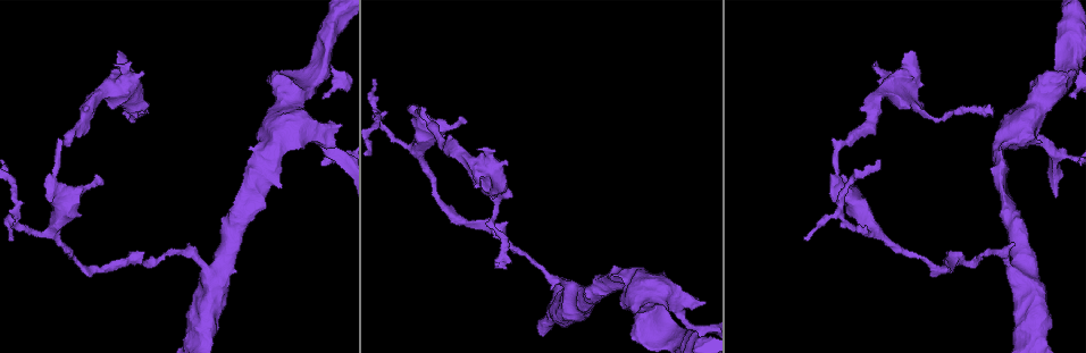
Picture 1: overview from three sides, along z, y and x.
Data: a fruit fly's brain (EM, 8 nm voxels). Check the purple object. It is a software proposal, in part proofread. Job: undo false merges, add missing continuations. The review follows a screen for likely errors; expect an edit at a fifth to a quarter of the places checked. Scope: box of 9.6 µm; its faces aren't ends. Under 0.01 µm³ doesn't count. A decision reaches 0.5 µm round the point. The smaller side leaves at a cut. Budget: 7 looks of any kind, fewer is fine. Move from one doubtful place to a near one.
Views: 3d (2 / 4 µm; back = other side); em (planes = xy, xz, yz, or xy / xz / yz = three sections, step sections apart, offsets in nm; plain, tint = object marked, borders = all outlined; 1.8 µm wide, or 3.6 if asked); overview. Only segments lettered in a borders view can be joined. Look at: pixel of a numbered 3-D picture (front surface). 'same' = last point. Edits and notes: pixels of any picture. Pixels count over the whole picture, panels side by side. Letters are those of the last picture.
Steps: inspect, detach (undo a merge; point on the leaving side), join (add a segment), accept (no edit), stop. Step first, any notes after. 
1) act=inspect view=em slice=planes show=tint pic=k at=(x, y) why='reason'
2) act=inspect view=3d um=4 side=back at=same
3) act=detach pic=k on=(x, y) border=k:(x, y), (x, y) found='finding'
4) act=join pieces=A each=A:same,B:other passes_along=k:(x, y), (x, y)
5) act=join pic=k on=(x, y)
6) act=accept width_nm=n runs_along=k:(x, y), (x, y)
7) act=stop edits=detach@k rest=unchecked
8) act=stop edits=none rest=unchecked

act=inspect view=3d um=2 pic=1 at=(331, 145) why='stops while still wide'

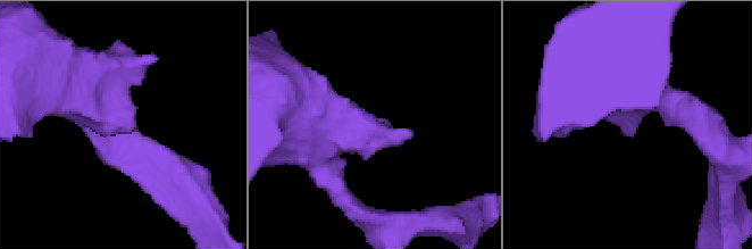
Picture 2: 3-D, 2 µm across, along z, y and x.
act=inspect view=em slice=xy step=4 show=tint pic=2 at=(128, 131) why='shape alone is not enough'

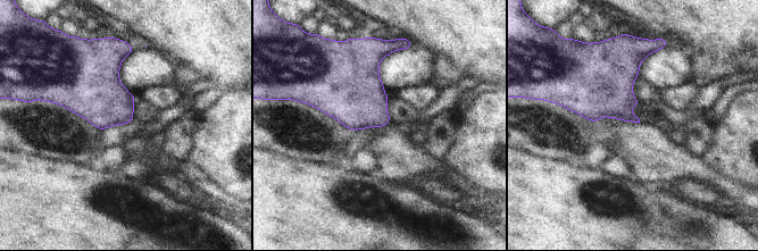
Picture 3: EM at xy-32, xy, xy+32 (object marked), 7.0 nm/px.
act=inspect view=em slice=planes show=borders at=same

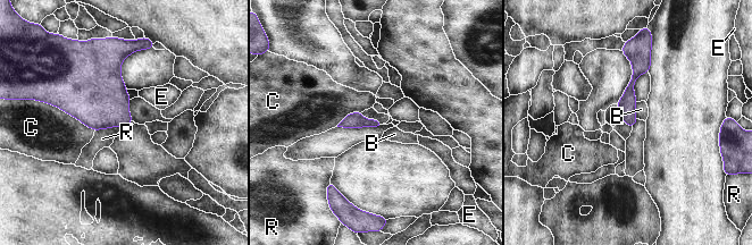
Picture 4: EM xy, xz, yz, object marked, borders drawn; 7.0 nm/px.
act=accept longest_contact=C:400nm each=B:other,C:other,E:other,R:other runs_along=4:(636, 56), (631, 123) found='no lettered segment goes on from it'

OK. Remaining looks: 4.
act=inspect view=em slice=planes show=borders pic=1 at=(843, 174) why='an open end'

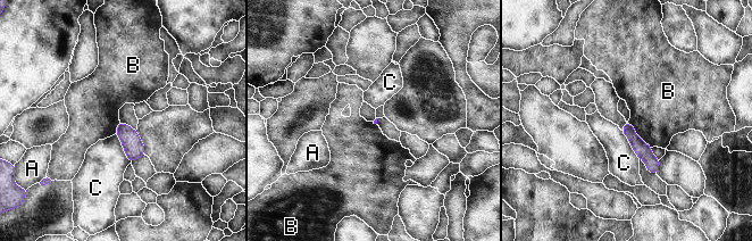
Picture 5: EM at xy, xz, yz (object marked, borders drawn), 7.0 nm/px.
act=accept each=A:other,B:other,C:other runs_along=5:(627, 126), (653, 169) found='none of them fits'

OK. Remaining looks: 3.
act=inspect view=em slice=planes show=borders pic=1 at=(380, 113) why='arms part here'

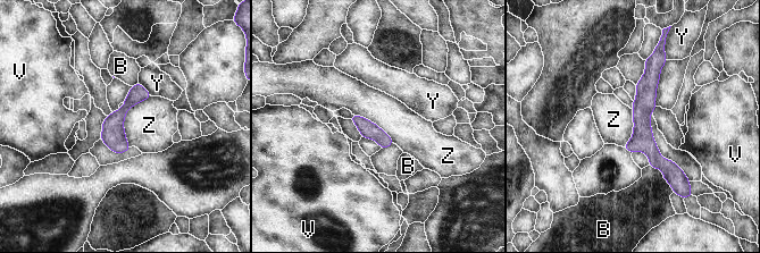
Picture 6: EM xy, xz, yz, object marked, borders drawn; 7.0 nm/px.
act=accept longest_contact=Z:400nm each=B:other,V:other,Y:other,Z:other runs_along=6:(650, 60), (643, 141), (673, 180) found='continuous, no second neuron'

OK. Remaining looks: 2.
act=stop edits=none rest=unchecked

